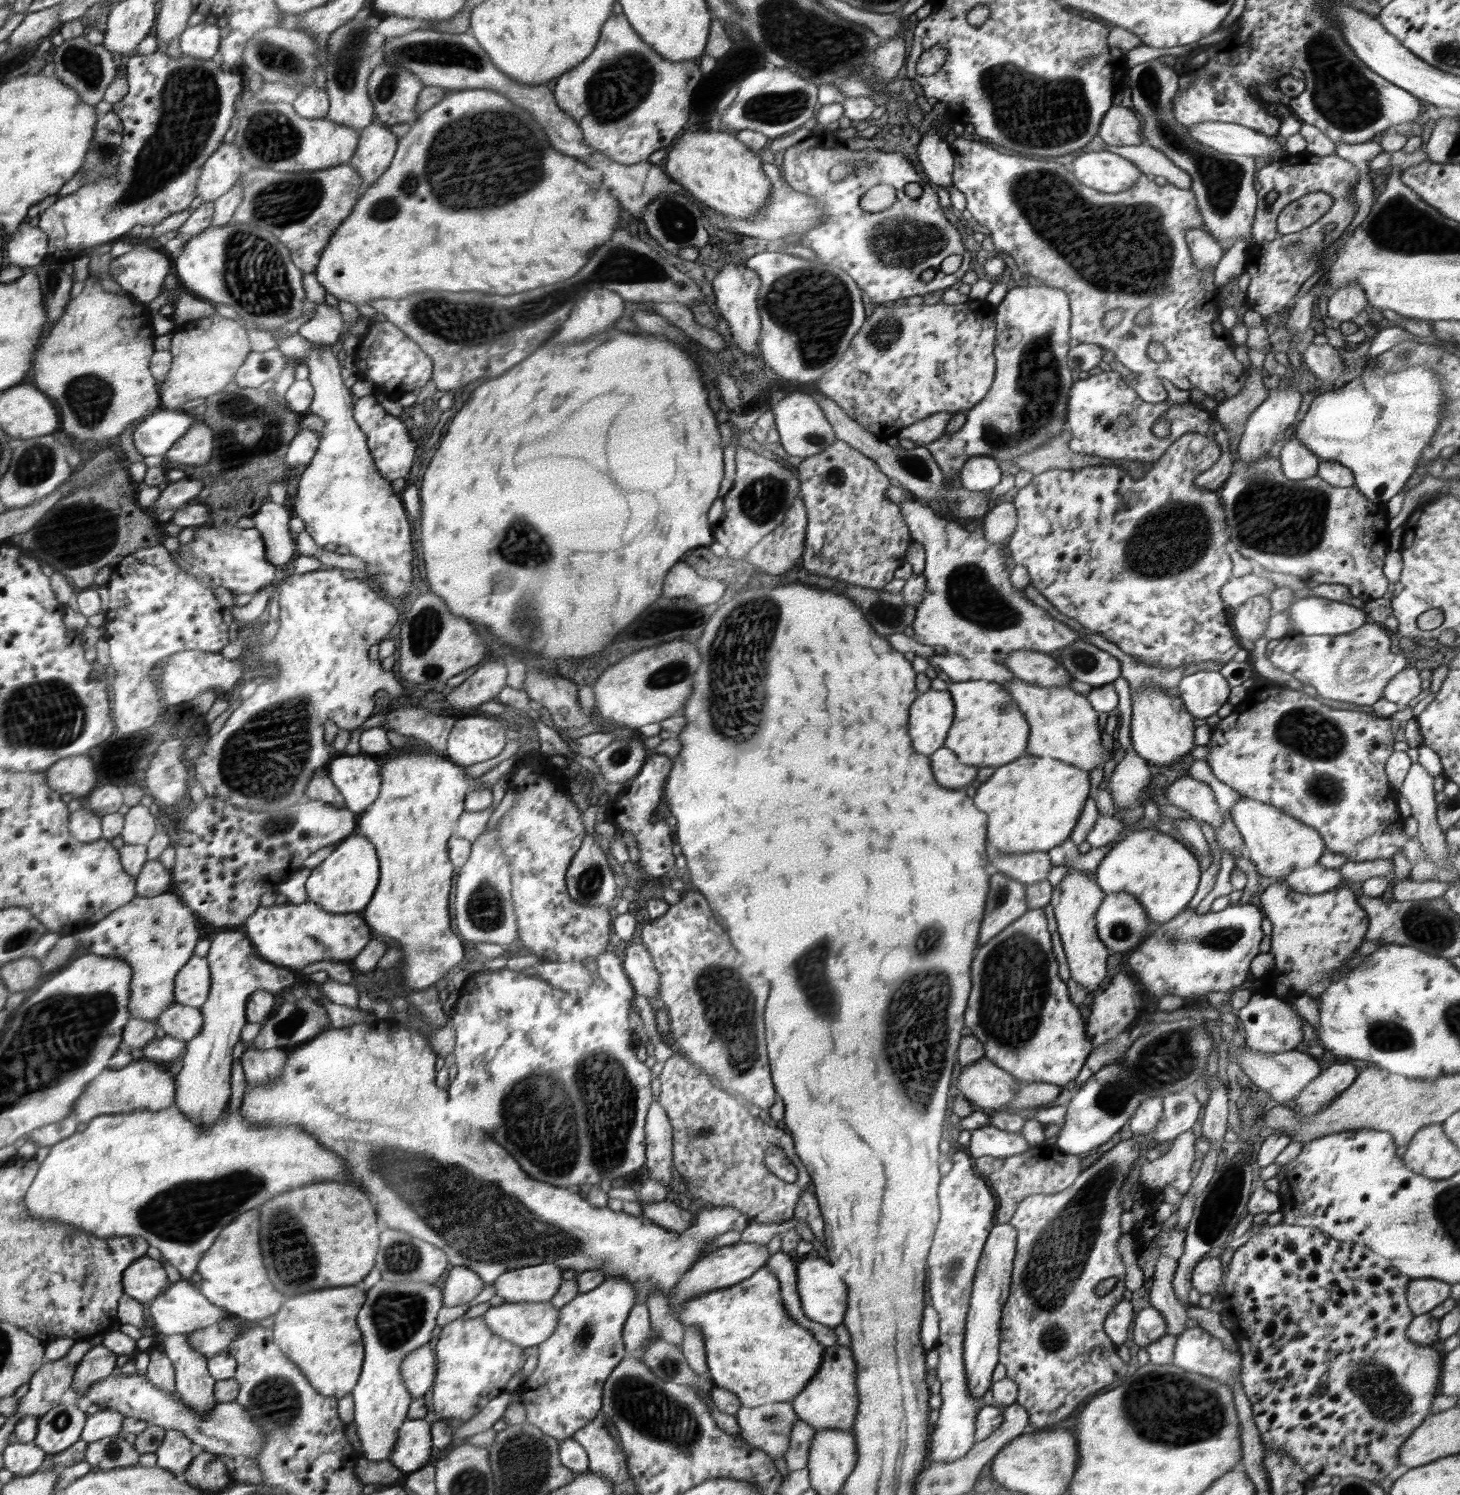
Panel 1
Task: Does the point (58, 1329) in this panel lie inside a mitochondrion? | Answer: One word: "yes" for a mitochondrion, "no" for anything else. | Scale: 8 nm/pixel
no

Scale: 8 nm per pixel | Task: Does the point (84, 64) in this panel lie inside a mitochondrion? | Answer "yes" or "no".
yes

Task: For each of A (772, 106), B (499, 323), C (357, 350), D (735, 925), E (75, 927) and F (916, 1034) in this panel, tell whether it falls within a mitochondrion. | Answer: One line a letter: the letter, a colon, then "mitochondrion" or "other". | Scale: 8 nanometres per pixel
A: mitochondrion
B: mitochondrion
C: other
D: other
E: other
F: mitochondrion

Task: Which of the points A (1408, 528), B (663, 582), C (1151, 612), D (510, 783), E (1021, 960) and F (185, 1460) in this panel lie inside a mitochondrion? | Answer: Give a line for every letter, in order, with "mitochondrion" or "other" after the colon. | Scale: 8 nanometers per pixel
A: other
B: other
C: other
D: other
E: mitochondrion
F: other

